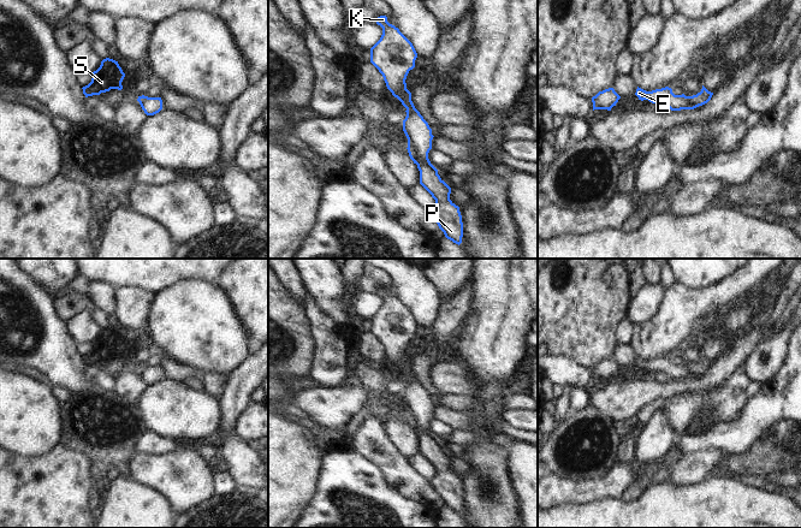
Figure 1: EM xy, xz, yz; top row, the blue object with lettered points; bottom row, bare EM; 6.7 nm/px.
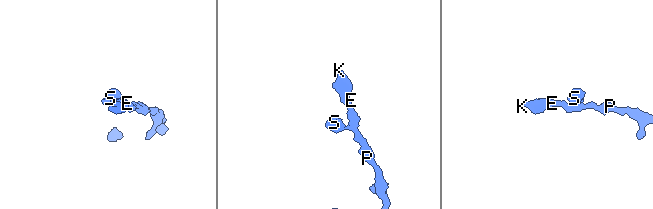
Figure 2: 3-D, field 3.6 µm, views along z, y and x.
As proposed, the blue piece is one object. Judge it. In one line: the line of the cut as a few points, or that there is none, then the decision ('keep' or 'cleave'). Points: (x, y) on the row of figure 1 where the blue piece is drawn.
xz (408, 143), (414, 148), (417, 164) | cleave

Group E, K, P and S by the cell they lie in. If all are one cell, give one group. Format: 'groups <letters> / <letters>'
groups E K P / S

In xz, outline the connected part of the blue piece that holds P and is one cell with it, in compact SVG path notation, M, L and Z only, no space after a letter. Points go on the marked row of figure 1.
M386 16L378 17L376 24L382 28L382 35L370 48L370 63L382 75L387 89L407 108L403 131L408 144L416 152L420 184L435 200L429 214L445 237L459 245L463 237L459 207L450 200L451 188L440 178L438 170L428 159L434 136L428 123L415 108L411 93L407 89L405 79L409 71L415 67L417 53L399 29L387 22Z

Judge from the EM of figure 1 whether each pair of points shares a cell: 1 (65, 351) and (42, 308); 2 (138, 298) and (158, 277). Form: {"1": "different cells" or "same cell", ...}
{"1": "same cell", "2": "different cells"}

